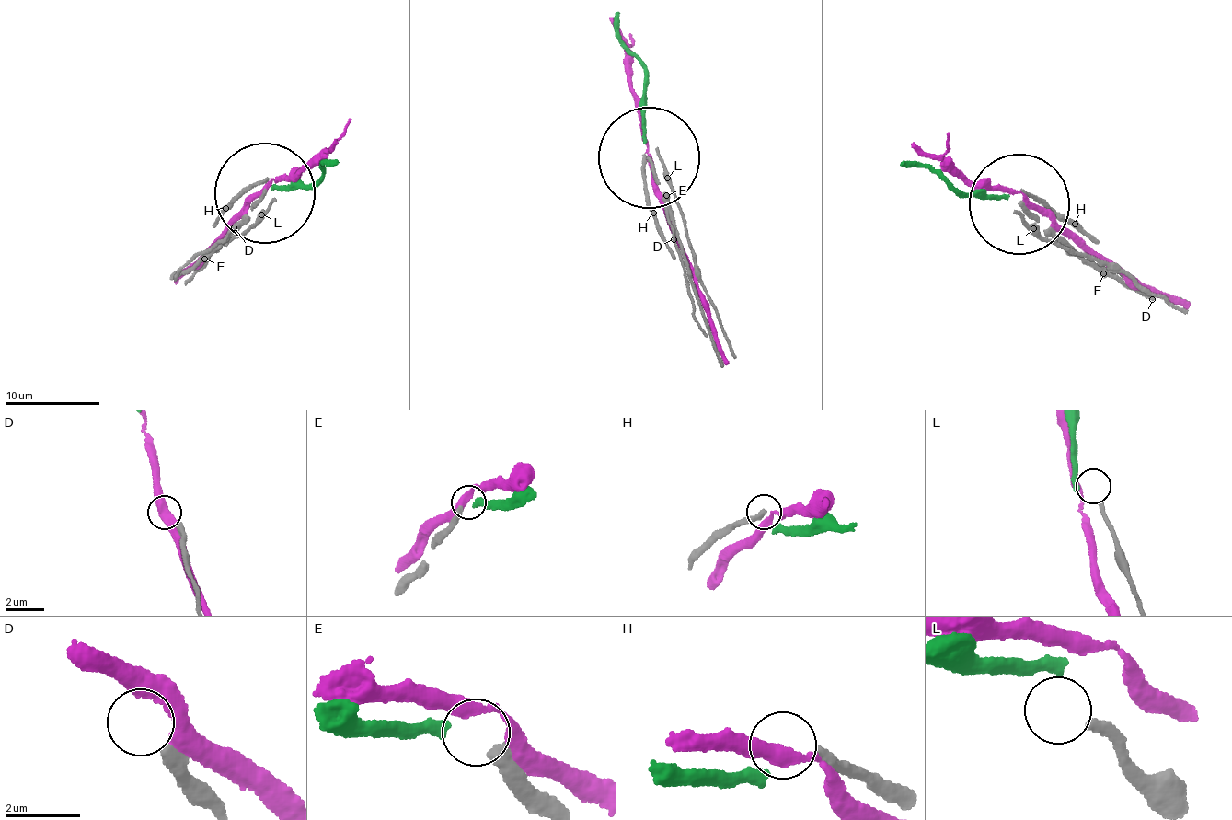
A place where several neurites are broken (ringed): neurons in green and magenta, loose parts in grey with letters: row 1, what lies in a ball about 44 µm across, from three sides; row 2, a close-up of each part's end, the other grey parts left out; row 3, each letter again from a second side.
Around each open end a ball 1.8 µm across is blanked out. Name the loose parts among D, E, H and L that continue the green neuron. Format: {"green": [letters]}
{"green": ["E"]}

